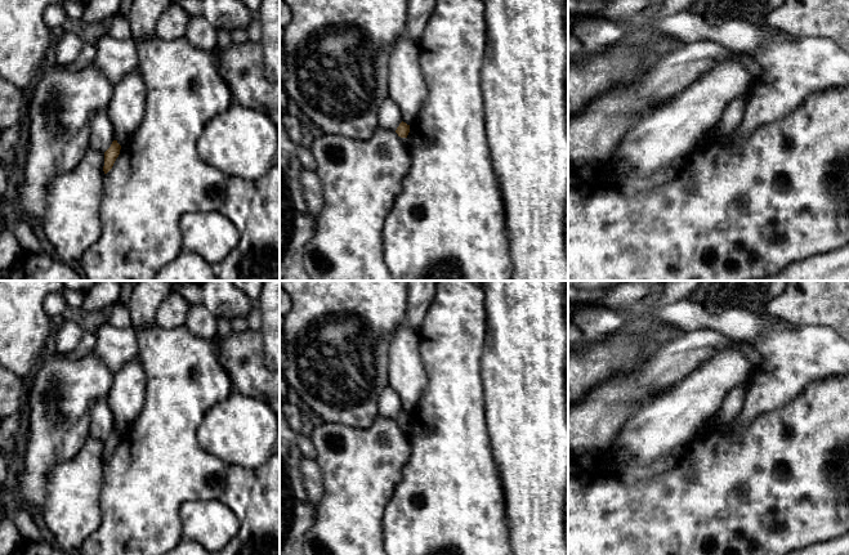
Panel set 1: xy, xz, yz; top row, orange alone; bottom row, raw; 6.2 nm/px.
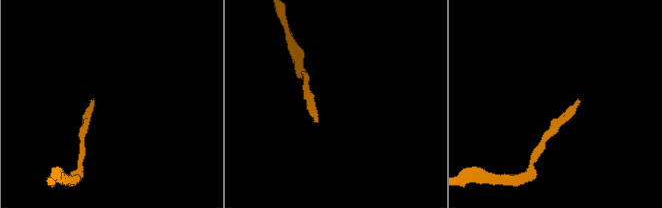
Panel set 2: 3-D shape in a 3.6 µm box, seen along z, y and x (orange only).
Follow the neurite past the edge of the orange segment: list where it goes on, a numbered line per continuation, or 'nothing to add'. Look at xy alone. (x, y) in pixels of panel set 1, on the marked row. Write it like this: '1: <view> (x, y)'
nothing to add

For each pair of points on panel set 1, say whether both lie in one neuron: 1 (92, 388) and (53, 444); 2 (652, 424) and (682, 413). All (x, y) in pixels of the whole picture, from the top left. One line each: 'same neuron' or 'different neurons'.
1: same neuron
2: same neuron

